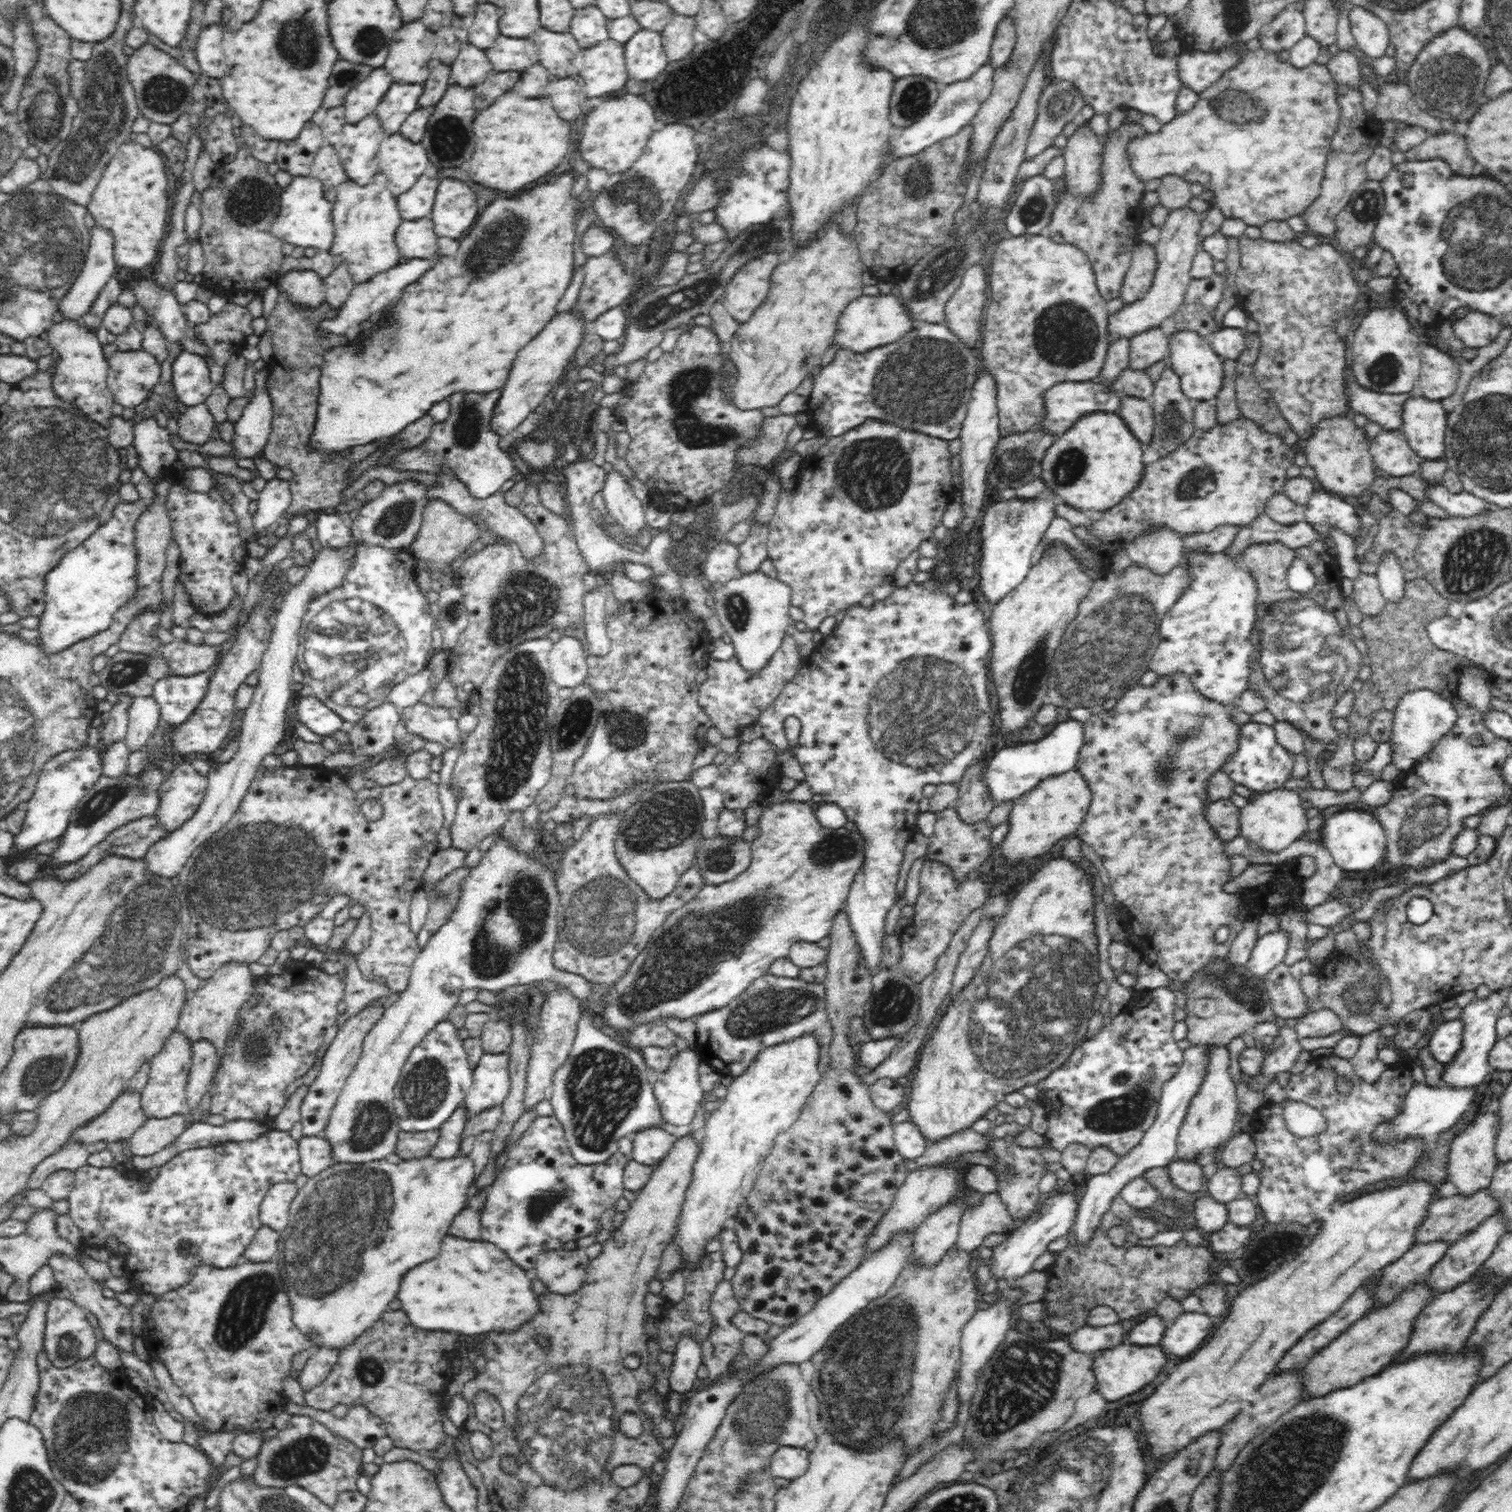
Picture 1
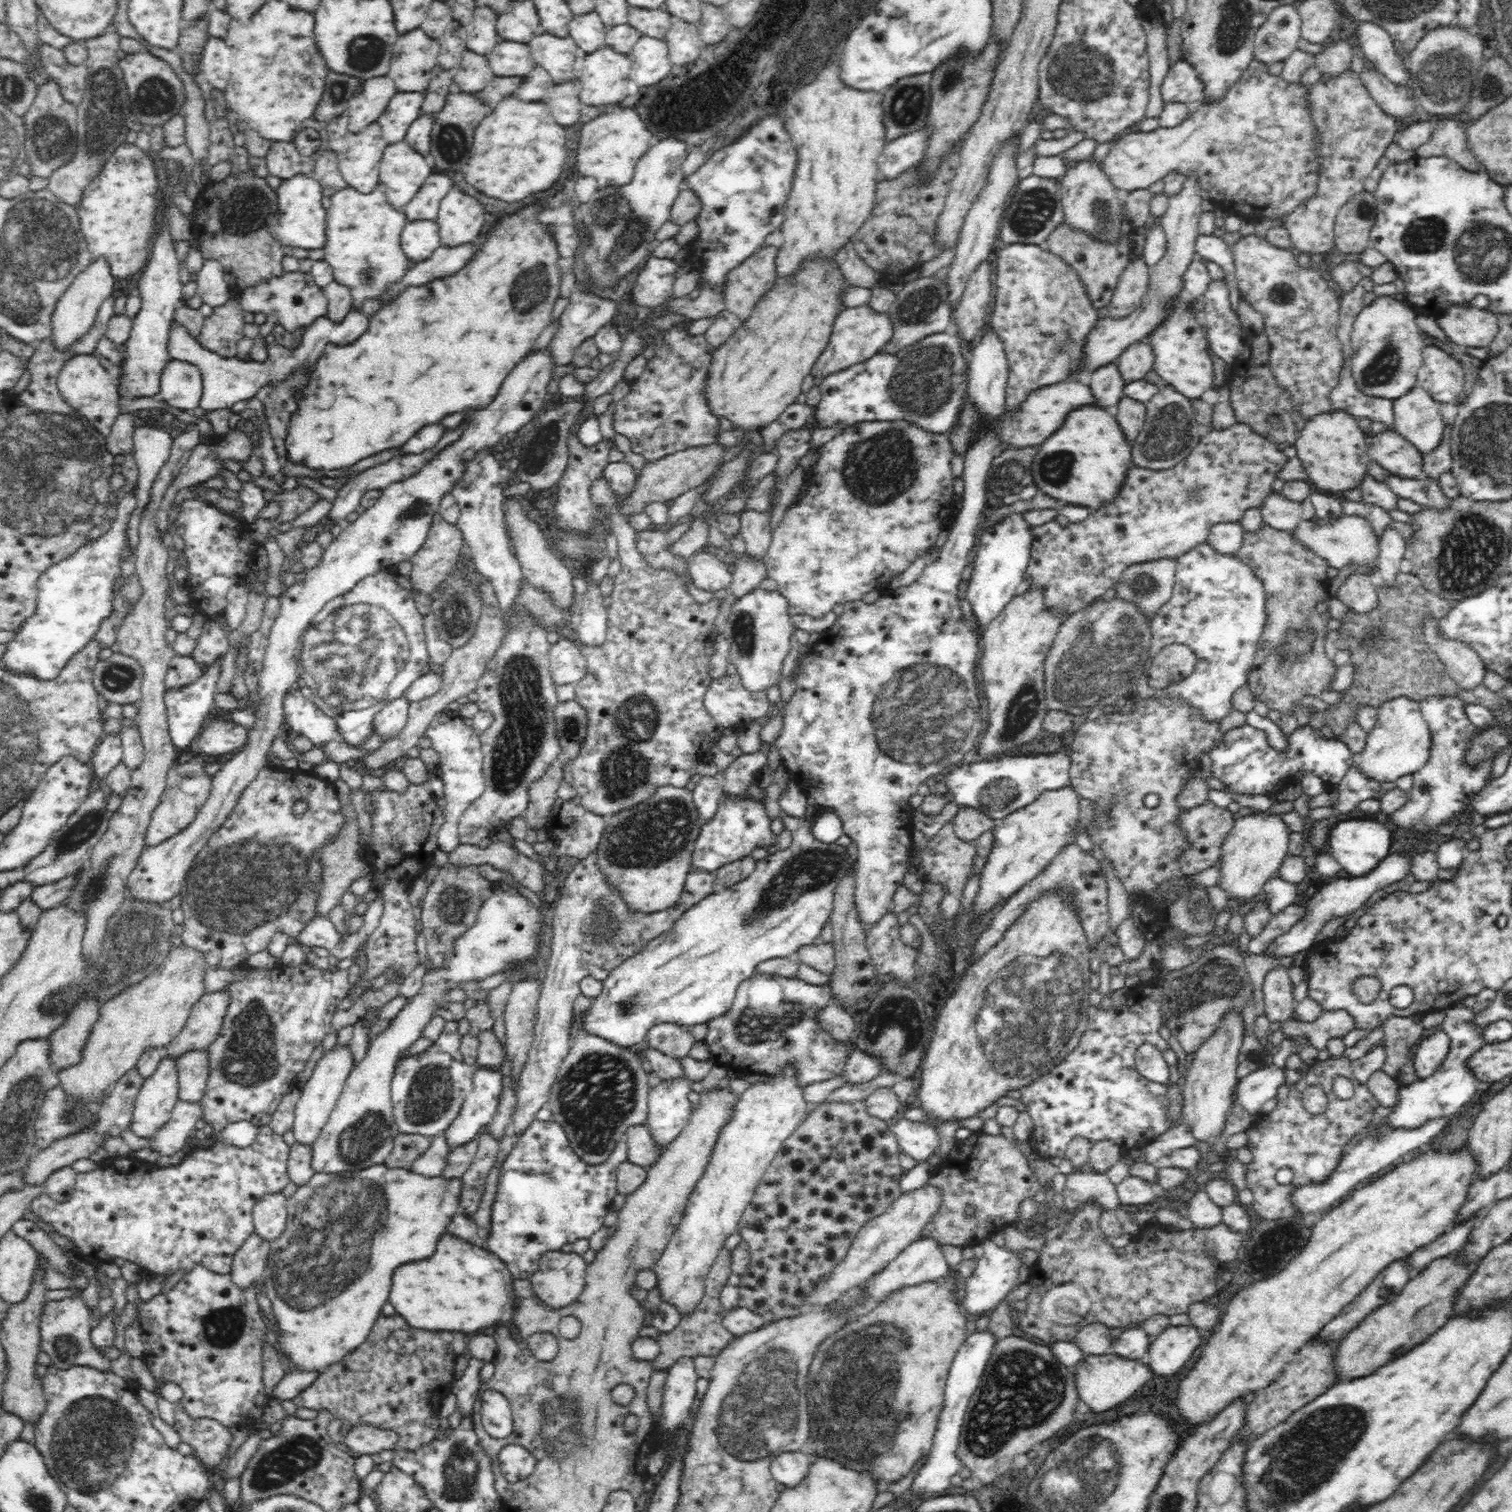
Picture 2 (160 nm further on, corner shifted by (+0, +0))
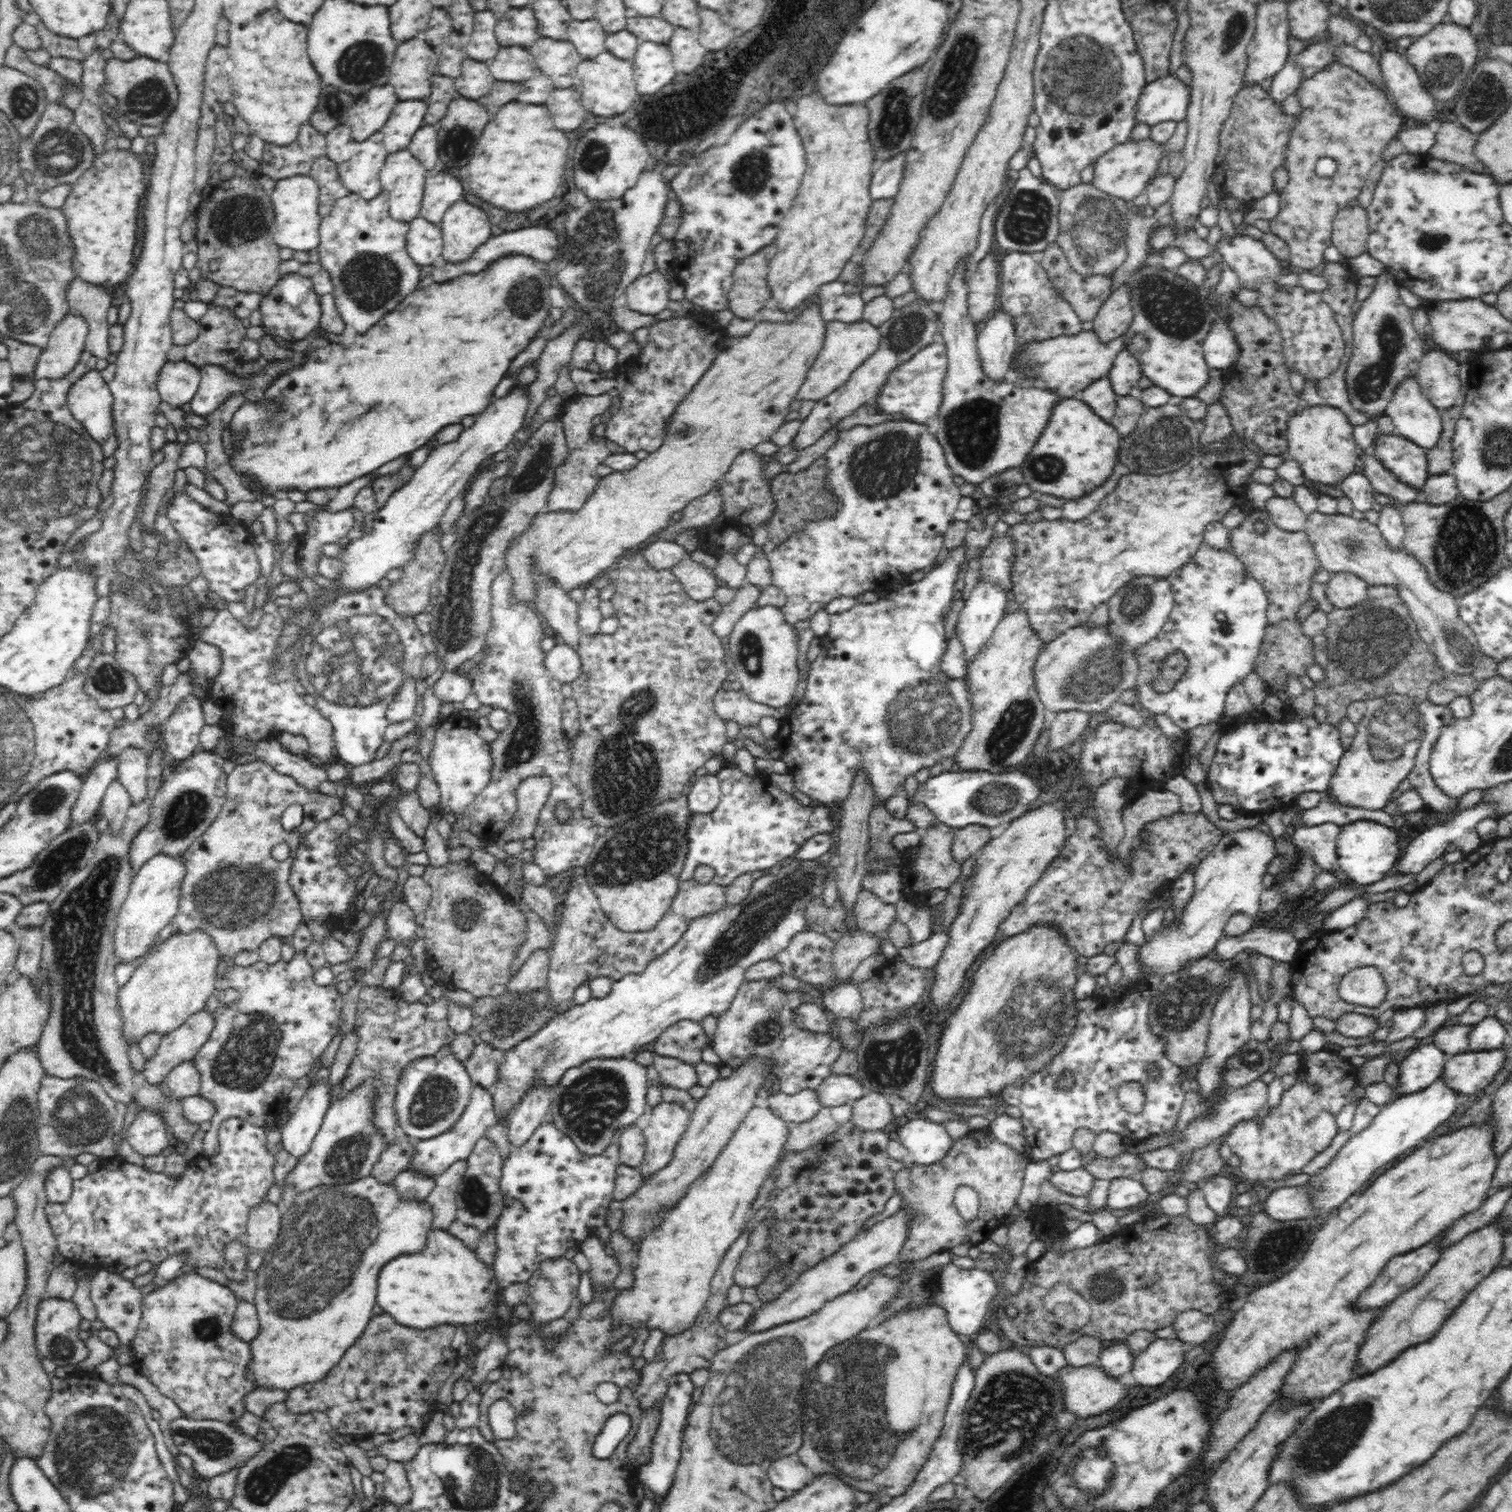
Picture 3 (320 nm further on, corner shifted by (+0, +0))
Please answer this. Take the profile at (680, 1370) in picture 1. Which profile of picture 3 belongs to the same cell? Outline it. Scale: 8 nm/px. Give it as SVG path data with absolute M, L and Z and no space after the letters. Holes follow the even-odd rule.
M678 1373L673 1378L670 1378L668 1394L666 1394L666 1398L664 1398L664 1402L660 1406L661 1420L652 1443L650 1462L640 1466L638 1470L640 1485L661 1499L666 1498L675 1478L675 1472L681 1457L683 1431L687 1424L686 1418L690 1408L693 1406L692 1396L694 1388L688 1373Z

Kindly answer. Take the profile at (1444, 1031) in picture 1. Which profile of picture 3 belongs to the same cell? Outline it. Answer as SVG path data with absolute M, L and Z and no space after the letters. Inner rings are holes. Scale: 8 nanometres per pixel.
M1434 1043L1420 1045L1399 1064L1400 1074L1398 1074L1398 1084L1392 1087L1392 1102L1394 1099L1420 1092L1435 1083L1435 1080L1442 1074L1442 1066L1446 1062L1448 1056L1442 1053Z

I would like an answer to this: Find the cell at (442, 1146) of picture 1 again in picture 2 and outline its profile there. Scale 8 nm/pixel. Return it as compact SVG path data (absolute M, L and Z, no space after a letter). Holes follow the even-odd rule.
M443 1134L431 1138L431 1144L427 1150L412 1163L409 1170L418 1174L426 1175L426 1178L438 1177L443 1175L444 1167L451 1152L444 1141Z

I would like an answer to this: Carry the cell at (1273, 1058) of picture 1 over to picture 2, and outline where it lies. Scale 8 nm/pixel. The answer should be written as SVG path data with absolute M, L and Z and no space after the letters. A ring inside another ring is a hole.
M1268 1062L1266 1066L1239 1080L1233 1102L1246 1112L1261 1115L1262 1106L1277 1096L1284 1082L1284 1069Z

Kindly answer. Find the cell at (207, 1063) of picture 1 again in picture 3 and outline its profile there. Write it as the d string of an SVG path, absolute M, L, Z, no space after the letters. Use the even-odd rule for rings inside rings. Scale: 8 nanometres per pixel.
M192 1061L175 1066L164 1078L162 1085L173 1096L190 1097L198 1095L200 1075Z

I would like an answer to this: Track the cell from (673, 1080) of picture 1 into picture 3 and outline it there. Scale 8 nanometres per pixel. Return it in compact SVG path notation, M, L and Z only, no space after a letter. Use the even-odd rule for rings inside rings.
M661 1103L652 1107L648 1126L643 1129L645 1154L638 1166L642 1182L662 1170L674 1158L674 1149L688 1128L691 1115L681 1103Z

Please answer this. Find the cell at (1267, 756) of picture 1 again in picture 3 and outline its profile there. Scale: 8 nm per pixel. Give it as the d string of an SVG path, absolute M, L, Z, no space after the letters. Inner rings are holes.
M1297 714L1272 722L1257 722L1255 719L1251 717L1245 724L1220 734L1206 779L1217 804L1229 803L1234 808L1260 813L1259 810L1274 808L1276 804L1291 805L1303 792L1322 792L1329 788L1333 772L1345 752L1337 726L1327 721L1317 722L1313 716L1302 718Z

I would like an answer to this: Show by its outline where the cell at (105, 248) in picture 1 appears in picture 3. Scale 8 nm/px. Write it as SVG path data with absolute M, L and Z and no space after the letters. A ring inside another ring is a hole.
M68 311L50 333L46 348L42 349L42 356L39 356L35 371L28 382L38 379L59 381L69 375L85 353L88 329L86 319Z

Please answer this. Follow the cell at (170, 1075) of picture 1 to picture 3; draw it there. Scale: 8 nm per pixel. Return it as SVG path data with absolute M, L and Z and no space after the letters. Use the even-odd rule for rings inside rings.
M143 1108L127 1130L128 1144L144 1160L162 1156L165 1149L172 1146L168 1128L160 1114Z

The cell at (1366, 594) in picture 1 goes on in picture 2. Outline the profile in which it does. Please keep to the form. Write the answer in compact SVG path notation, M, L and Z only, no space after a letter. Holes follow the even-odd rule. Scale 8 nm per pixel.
M1353 571L1339 587L1336 598L1350 608L1350 612L1370 612L1378 606L1376 590L1370 581L1370 574Z

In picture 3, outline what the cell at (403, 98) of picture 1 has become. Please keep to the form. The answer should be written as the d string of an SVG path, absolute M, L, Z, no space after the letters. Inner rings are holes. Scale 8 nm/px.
M406 99L396 103L380 130L388 154L409 148L414 133L424 125L426 111L425 100Z

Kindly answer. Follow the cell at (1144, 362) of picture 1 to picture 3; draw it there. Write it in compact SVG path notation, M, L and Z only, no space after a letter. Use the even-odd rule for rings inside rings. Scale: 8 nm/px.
M1124 348L1113 360L1105 378L1110 381L1116 395L1135 395L1138 381L1142 378L1142 369L1136 355Z

